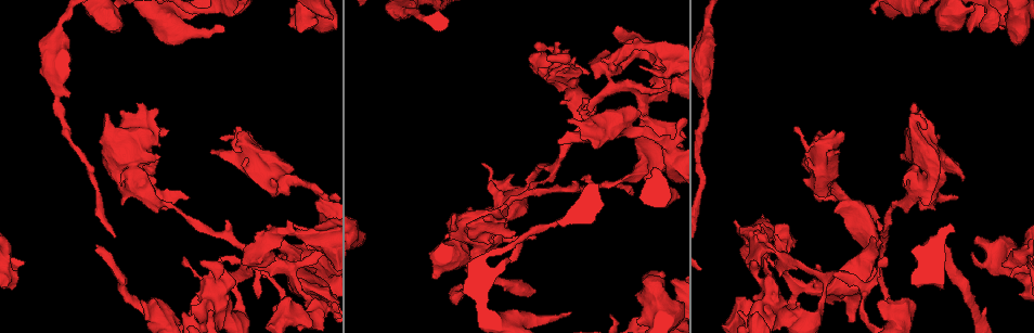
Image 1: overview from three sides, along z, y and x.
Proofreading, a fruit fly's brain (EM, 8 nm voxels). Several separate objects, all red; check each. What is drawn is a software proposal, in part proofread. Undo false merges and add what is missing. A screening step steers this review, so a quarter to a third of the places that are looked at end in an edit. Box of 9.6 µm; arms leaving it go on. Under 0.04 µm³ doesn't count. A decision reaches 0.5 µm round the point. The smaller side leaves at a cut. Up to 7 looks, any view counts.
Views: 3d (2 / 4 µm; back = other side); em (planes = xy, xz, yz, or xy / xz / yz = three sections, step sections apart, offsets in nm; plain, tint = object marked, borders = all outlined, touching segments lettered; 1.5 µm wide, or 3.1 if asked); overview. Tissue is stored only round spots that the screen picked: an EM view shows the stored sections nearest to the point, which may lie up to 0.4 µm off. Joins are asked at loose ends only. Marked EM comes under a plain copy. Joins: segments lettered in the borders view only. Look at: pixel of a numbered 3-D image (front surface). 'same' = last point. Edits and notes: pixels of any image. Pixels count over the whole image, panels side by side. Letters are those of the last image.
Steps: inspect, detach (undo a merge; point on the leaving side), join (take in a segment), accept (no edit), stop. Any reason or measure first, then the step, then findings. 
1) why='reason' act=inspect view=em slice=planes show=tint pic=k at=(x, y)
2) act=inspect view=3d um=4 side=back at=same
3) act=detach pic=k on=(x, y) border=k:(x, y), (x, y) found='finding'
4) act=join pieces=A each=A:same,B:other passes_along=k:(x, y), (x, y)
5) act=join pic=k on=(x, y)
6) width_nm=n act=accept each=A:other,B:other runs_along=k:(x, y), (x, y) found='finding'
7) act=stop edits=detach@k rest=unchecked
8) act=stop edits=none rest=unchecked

why='free end' act=inspect view=em slice=planes show=borders pic=1 at=(512, 231)

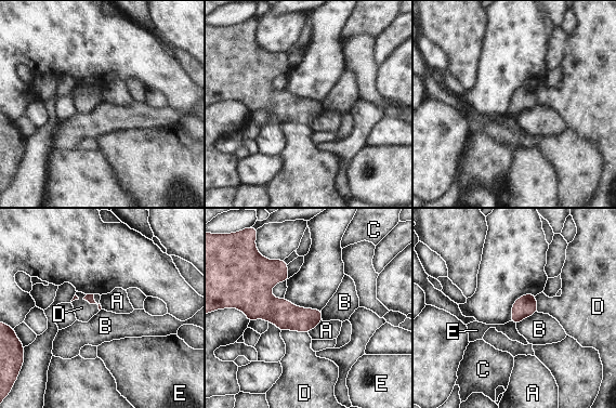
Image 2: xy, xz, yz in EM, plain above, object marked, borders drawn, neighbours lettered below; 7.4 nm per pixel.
act=accept each=A:other,B:other,C:other,D:other,E:other found='no lettered segment goes on from it'

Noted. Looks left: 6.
why='branch stops here' act=inspect view=em slice=xz step=8 show=borders pic=1 at=(838, 151)

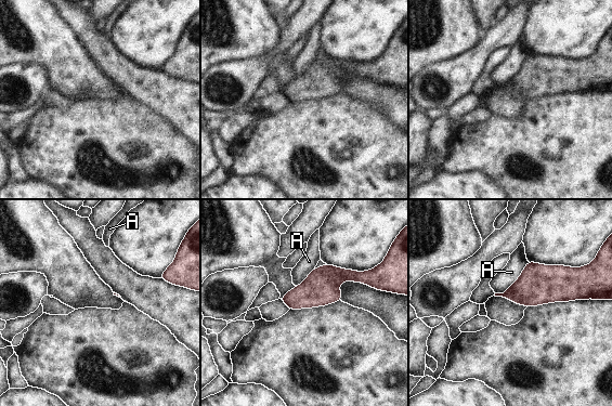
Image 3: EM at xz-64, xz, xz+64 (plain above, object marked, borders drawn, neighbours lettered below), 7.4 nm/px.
act=inspect view=em slice=planes show=borders at=same

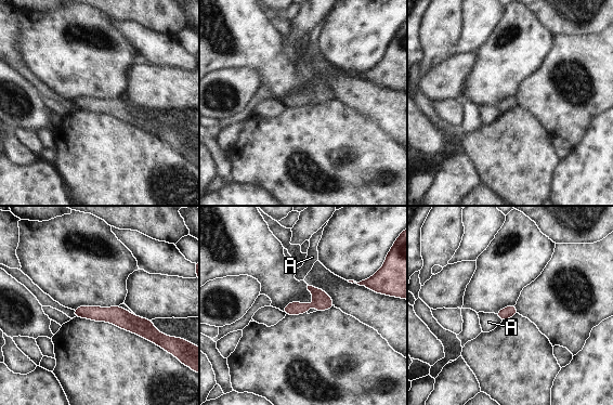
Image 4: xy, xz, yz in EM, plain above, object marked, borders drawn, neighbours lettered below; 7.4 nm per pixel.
act=accept each=A:other found='none of them fits'

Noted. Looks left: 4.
why='stops while still wide' act=inspect view=em slice=xy step=4 show=borders pic=1 at=(301, 30)

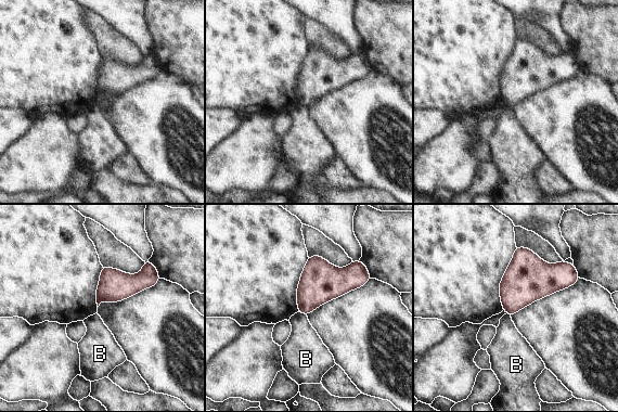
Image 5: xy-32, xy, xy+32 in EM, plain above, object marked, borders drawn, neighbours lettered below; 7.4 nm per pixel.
longest_contact=B:70nm act=accept each=B:other border=5:(298, 311), (306, 316) found='none of them fits'

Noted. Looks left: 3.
act=stop edits=none rest=unchecked

